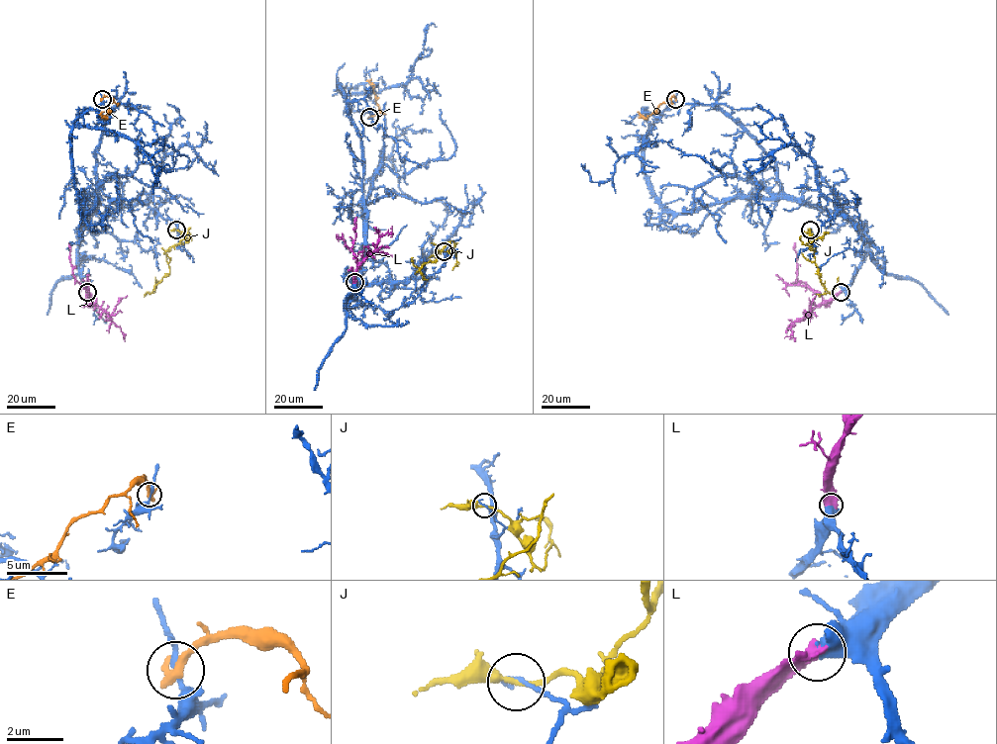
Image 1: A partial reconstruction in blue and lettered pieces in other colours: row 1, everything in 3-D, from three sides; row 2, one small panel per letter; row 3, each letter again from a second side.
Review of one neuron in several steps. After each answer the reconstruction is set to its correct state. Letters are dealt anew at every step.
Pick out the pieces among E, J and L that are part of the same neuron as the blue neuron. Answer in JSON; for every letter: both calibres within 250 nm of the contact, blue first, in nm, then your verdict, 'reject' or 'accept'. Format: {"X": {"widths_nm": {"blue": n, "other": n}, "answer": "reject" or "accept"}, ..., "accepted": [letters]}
{"E": {"widths_nm": {"blue": 170, "other": 400}, "answer": "reject"}, "J": {"widths_nm": {"blue": 160, "other": 240}, "answer": "reject"}, "L": {"widths_nm": {"blue": 650, "other": 550}, "answer": "accept"}, "accepted": ["L"]}

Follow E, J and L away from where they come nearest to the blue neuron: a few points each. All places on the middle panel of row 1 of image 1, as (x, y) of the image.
E: (369, 117), (376, 116), (380, 111), (372, 86), (367, 81), (371, 79)
J: (444, 251), (449, 251), (454, 243), (449, 240), (433, 254), (437, 259), (422, 265), (422, 279)
L: (354, 282), (358, 260), (346, 241), (336, 236)

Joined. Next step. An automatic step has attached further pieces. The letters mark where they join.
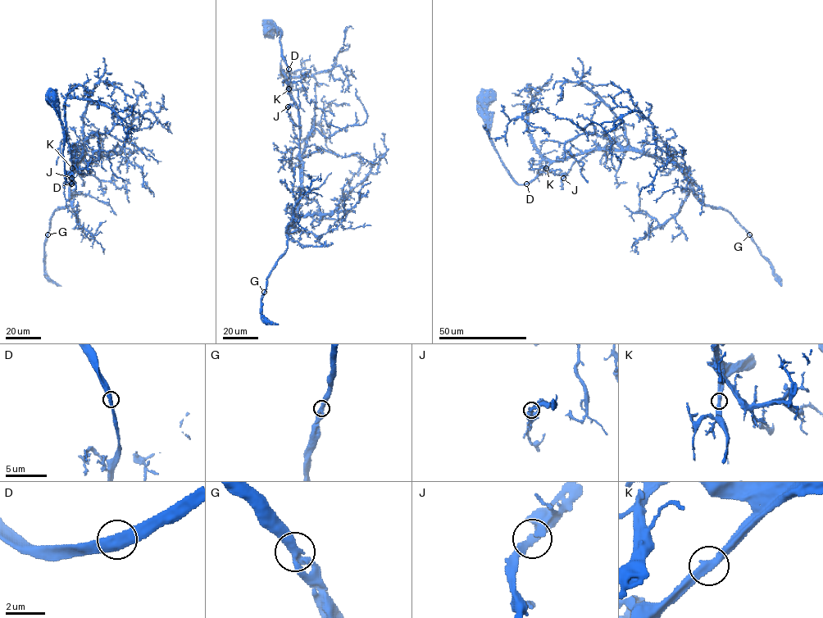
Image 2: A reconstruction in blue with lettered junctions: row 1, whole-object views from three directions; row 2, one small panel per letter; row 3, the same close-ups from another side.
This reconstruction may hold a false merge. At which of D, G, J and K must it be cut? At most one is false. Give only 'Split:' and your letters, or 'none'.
Split: none

